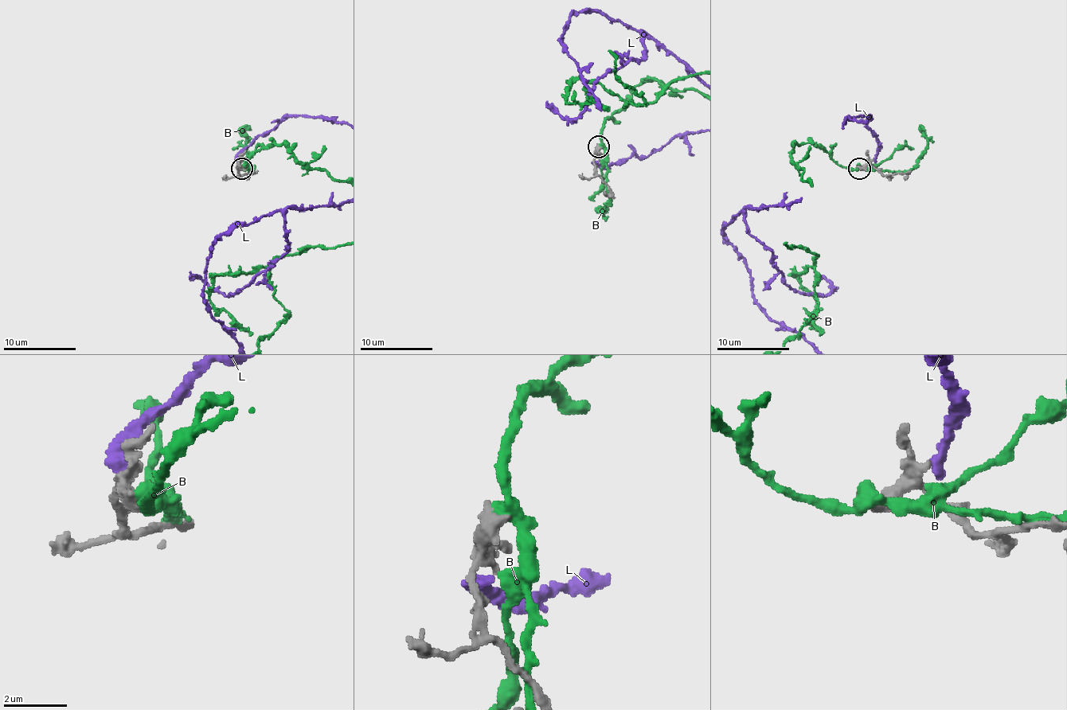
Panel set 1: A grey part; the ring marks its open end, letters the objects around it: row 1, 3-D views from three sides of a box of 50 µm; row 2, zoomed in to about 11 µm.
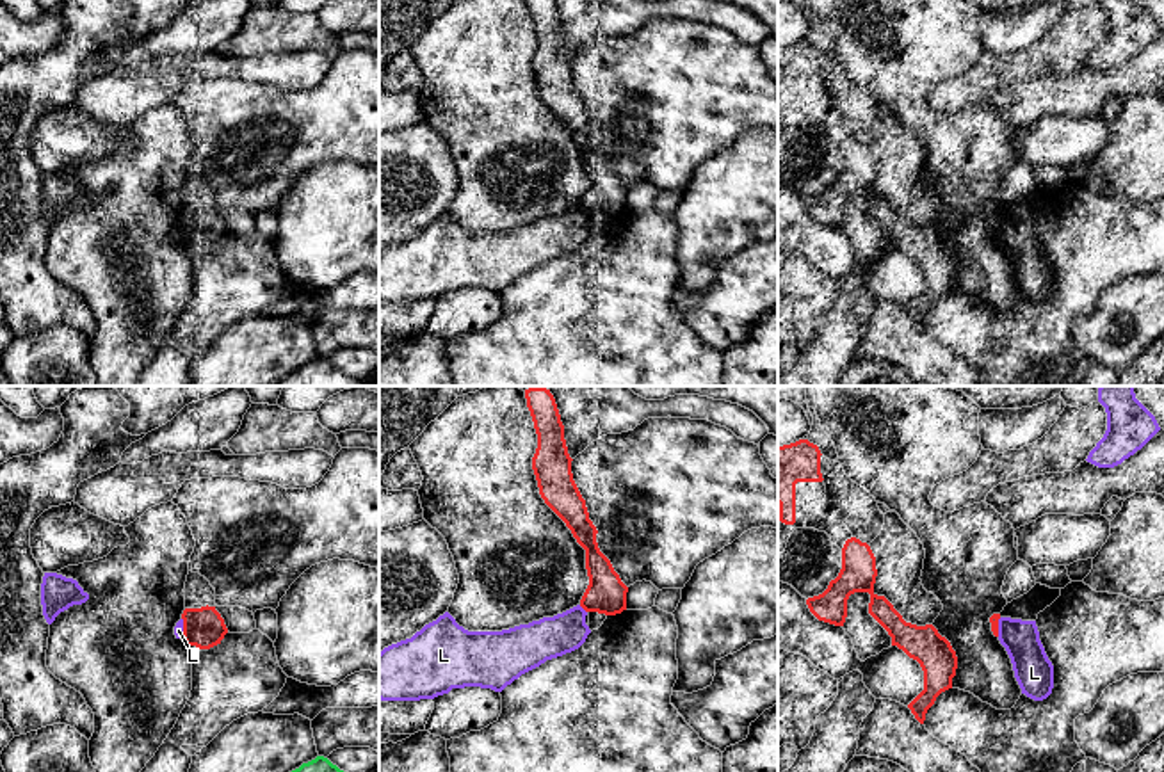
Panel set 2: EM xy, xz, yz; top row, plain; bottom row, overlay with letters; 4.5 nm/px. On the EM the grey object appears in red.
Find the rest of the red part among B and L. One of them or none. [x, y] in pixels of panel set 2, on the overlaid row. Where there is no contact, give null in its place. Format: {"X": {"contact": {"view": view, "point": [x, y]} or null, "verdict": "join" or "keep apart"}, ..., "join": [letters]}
{"B": {"contact": null, "verdict": "keep apart"}, "L": {"contact": {"view": "xz", "point": [582, 607]}, "verdict": "keep apart"}, "join": []}

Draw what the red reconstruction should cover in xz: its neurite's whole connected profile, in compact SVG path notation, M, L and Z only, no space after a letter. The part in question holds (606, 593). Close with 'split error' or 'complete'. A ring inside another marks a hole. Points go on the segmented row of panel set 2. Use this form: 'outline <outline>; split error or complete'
outline M543 386L525 390L525 398L538 434L532 470L539 495L586 550L589 585L580 599L580 607L586 612L605 615L621 614L626 610L628 587L598 548L598 530L589 519L586 500L573 480L573 459L568 454L564 425L555 398Z; complete

